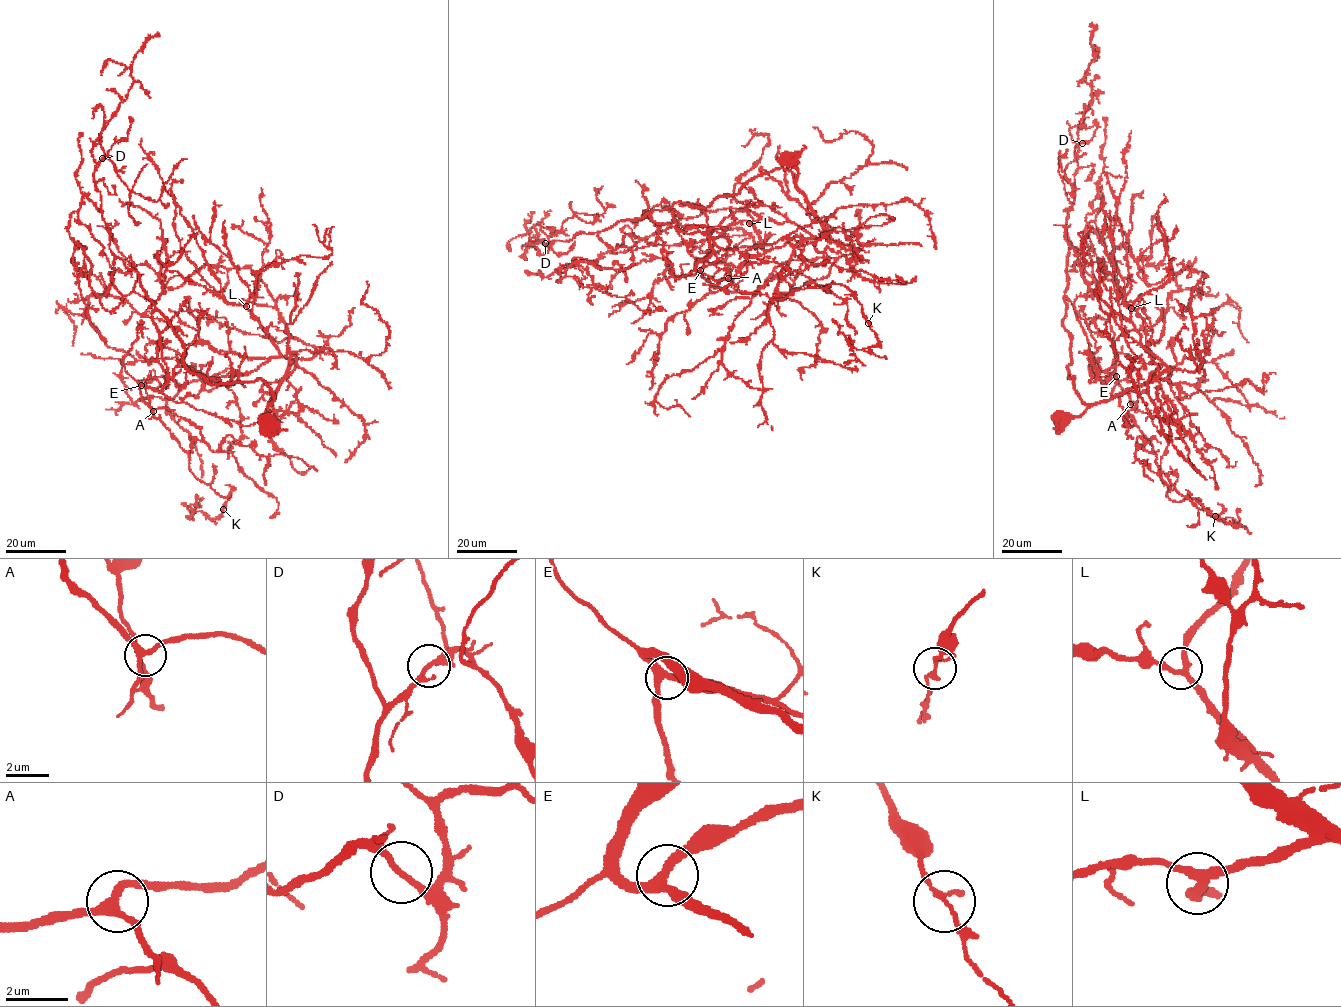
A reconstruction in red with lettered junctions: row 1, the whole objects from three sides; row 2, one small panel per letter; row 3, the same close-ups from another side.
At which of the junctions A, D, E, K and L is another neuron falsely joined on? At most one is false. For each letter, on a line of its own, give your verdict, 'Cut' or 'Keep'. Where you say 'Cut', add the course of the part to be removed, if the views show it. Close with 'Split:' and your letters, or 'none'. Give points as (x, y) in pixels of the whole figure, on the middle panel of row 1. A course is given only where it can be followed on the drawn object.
A: Keep
D: Keep
E: Keep
K: Keep
L: Keep
Split: none

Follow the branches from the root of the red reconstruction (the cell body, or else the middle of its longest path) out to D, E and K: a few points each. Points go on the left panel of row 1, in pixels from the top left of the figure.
D: (266, 422), (270, 388), (210, 384), (188, 369), (140, 275), (110, 250), (94, 178), (102, 158)
E: (266, 422), (266, 383), (193, 373), (156, 310), (168, 381), (160, 392), (141, 385)
K: (266, 422), (266, 383), (193, 373), (153, 310), (168, 381), (141, 398), (223, 509)

